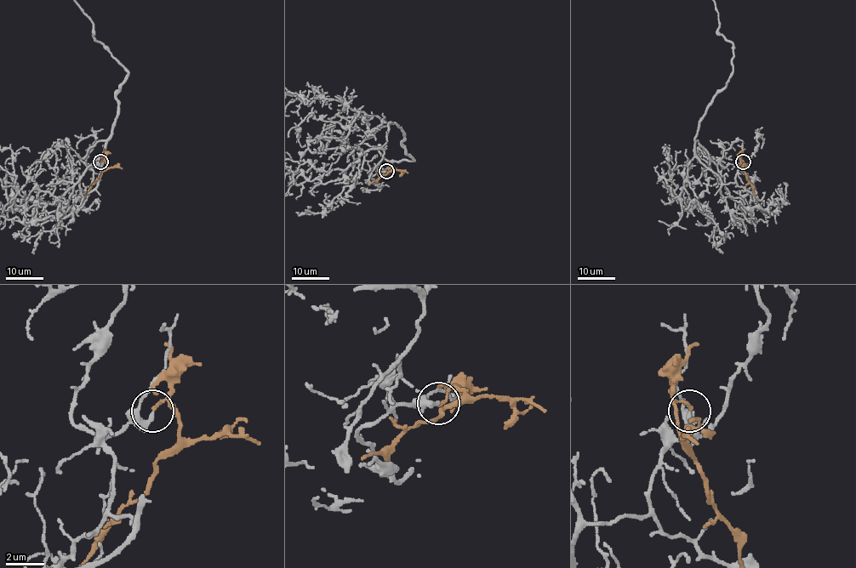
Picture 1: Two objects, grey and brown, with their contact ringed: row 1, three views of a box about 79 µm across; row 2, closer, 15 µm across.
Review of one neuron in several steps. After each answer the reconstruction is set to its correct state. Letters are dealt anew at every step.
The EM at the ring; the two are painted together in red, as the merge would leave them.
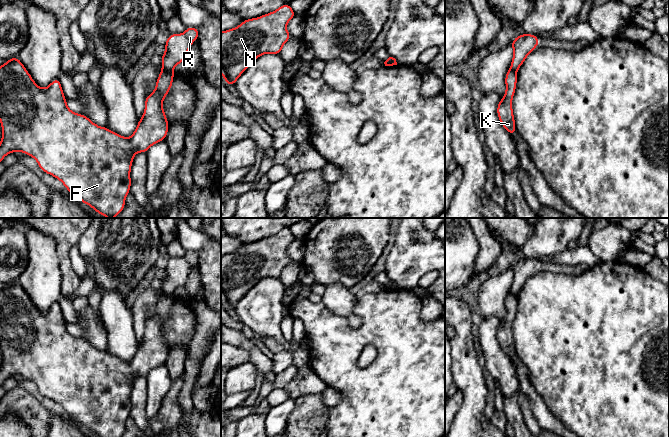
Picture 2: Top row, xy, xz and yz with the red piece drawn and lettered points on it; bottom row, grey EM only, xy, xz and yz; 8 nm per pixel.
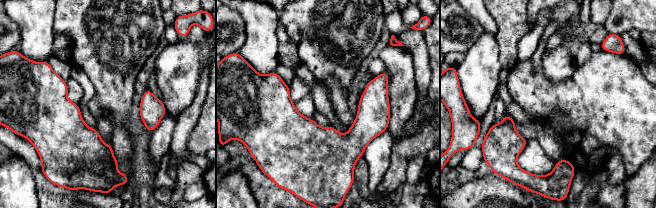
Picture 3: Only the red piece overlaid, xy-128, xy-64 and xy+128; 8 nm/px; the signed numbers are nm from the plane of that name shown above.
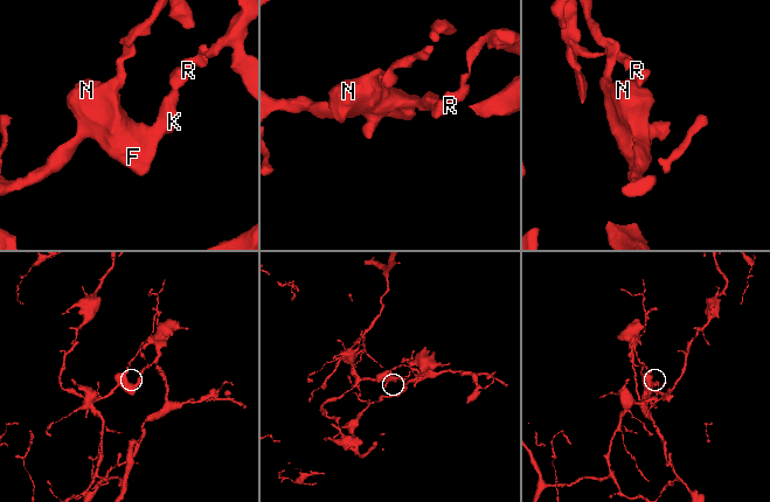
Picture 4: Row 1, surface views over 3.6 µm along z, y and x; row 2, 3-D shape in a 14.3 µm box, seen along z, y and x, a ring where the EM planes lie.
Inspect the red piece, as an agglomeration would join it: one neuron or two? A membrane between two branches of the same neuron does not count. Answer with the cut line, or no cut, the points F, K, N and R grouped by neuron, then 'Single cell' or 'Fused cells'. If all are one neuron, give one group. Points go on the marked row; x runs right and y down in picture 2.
Split along xy (163, 69), (172, 71). Groups: F K N / R. Fused cells

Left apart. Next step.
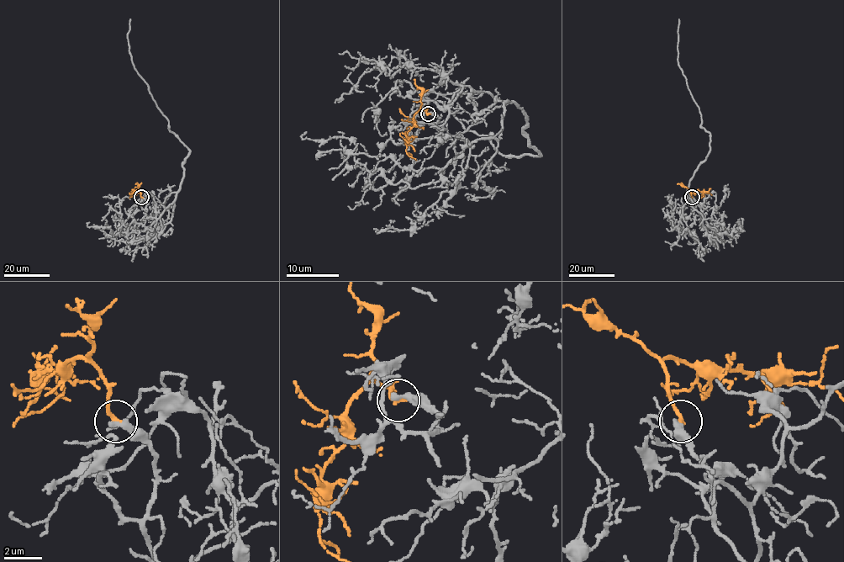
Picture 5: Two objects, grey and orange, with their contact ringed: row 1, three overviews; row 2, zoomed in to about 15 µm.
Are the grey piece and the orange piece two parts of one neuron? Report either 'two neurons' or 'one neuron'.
one neuron

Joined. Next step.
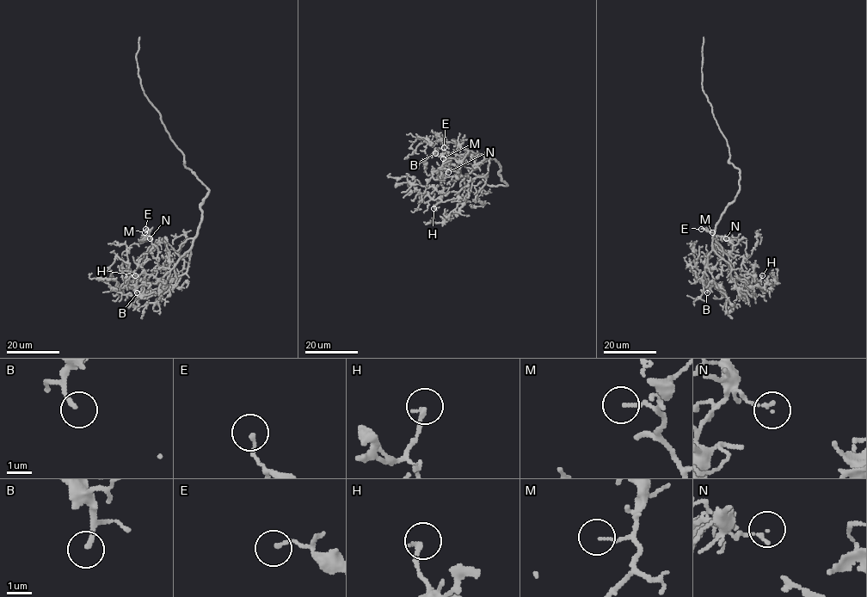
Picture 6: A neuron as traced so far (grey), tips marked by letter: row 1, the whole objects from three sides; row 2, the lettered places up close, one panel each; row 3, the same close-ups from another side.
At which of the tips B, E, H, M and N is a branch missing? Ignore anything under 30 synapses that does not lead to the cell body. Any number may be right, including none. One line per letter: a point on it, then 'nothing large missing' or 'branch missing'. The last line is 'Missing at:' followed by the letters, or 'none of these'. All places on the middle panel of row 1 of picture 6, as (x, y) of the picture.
B: (435, 153) | branch missing
E: (444, 147) | nothing large missing
H: (433, 208) | branch missing
M: (443, 158) | nothing large missing
N: (448, 172) | nothing large missing
Missing at: B, H

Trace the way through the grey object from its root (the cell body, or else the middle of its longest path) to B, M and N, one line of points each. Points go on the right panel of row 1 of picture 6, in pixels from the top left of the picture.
B: (724, 212), (716, 224), (712, 249), (704, 268), (710, 282), (713, 286), (715, 283), (710, 284), (707, 292)
M: (724, 212), (716, 224), (712, 237), (728, 257), (728, 266), (712, 232)
N: (724, 212), (716, 224), (712, 237), (728, 257), (728, 266), (716, 236), (726, 238)

